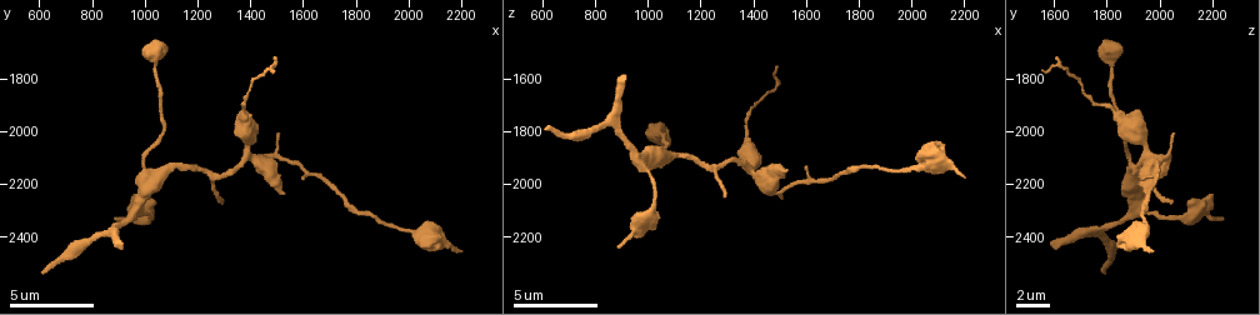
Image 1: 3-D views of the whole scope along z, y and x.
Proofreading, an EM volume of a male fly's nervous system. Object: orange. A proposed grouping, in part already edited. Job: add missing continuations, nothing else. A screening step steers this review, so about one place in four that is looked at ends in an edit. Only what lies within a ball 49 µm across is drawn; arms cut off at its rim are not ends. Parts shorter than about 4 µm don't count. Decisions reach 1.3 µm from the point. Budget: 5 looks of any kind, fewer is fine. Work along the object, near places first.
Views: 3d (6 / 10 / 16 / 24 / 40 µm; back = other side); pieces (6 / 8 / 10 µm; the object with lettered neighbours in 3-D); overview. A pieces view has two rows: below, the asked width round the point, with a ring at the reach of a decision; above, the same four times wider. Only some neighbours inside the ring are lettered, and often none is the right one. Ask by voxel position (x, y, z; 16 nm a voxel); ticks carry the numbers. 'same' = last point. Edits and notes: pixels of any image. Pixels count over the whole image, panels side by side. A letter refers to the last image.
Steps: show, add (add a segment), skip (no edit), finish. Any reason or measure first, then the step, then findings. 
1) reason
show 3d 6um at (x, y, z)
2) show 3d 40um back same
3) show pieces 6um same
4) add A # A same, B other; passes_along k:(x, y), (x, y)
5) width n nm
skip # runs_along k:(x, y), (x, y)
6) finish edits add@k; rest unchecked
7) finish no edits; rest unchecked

show pieces 8um at (1050, 1680, 1830)

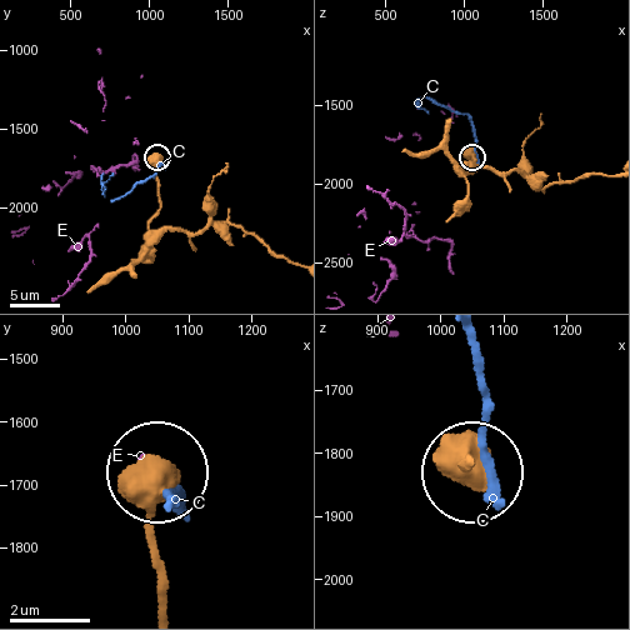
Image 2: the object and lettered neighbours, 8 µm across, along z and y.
width 740 nm
skip # C other, E other; none of them fits

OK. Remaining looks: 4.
tapers out
show pieces 10um at (890, 2330, 2230)

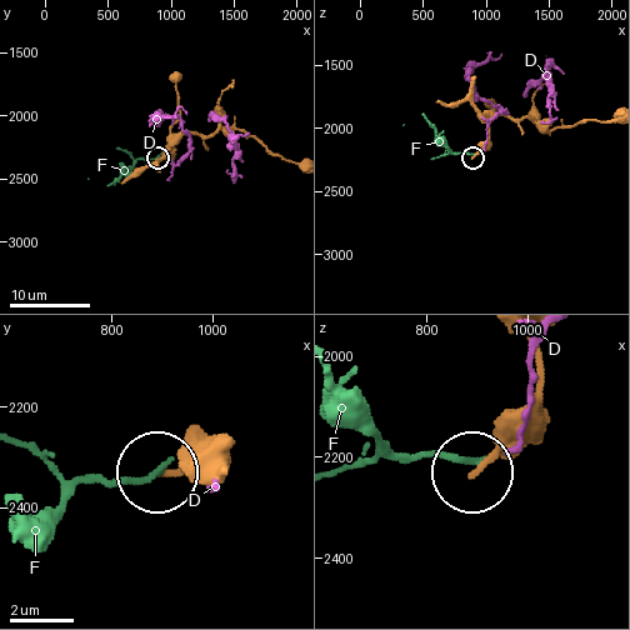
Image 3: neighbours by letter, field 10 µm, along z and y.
skip # D other, F other; runs_along 3:(225, 464), (163, 473); no lettered segment goes on from it

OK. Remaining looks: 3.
branch stops here
show pieces 10um at (1280, 2260, 2030)

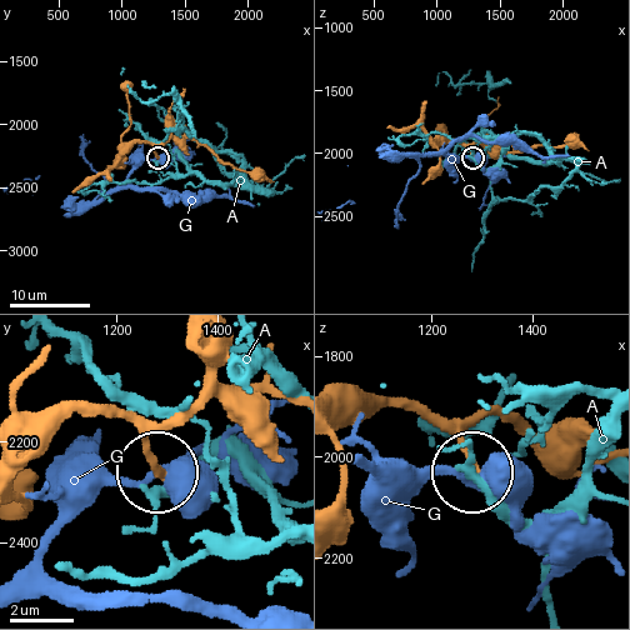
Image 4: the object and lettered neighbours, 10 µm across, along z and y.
skip # A other, G other; runs_along 4:(203, 398), (151, 435), (154, 473); no lettered segment goes on from it

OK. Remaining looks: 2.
finish no edits; rest unchecked

